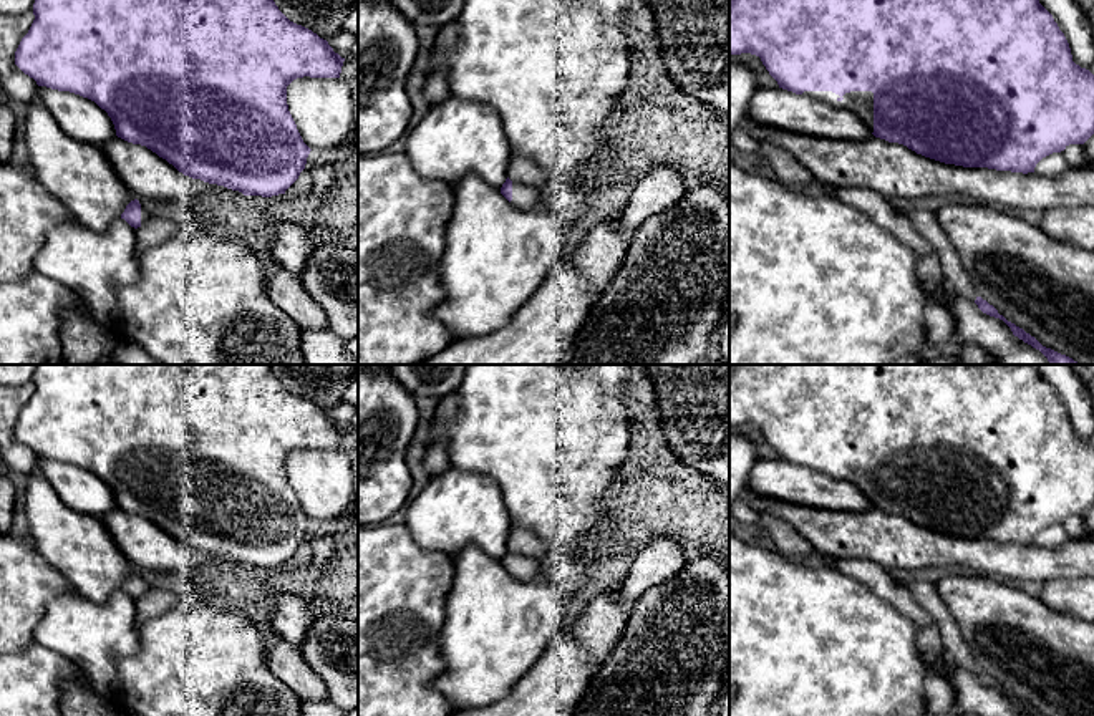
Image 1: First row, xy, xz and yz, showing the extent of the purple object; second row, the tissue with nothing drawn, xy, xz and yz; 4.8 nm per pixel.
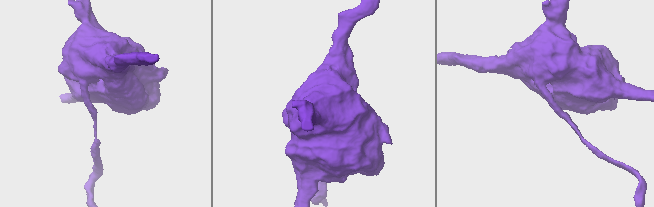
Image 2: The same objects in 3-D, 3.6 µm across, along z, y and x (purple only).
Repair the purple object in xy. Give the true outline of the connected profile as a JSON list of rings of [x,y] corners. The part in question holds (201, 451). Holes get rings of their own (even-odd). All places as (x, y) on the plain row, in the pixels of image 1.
[[[36,365],[33,386],[35,391],[15,423],[15,436],[38,457],[70,462],[94,472],[111,489],[118,509],[146,517],[184,547],[224,557],[244,567],[272,568],[285,565],[298,550],[312,520],[303,514],[288,482],[287,457],[303,448],[340,449],[345,433],[327,411],[290,393],[278,381],[270,365]]]

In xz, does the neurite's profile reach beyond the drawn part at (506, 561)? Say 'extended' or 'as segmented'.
extended

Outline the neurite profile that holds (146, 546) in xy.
[[[114,507],[101,520],[134,570],[169,572],[186,564],[186,547],[146,517]]]

